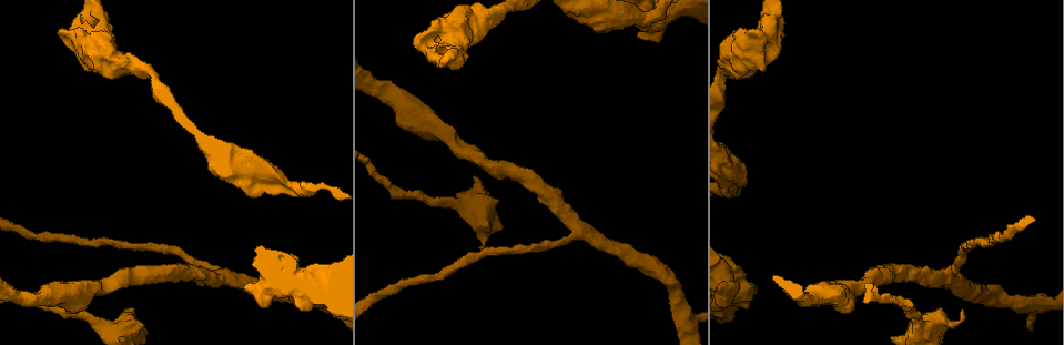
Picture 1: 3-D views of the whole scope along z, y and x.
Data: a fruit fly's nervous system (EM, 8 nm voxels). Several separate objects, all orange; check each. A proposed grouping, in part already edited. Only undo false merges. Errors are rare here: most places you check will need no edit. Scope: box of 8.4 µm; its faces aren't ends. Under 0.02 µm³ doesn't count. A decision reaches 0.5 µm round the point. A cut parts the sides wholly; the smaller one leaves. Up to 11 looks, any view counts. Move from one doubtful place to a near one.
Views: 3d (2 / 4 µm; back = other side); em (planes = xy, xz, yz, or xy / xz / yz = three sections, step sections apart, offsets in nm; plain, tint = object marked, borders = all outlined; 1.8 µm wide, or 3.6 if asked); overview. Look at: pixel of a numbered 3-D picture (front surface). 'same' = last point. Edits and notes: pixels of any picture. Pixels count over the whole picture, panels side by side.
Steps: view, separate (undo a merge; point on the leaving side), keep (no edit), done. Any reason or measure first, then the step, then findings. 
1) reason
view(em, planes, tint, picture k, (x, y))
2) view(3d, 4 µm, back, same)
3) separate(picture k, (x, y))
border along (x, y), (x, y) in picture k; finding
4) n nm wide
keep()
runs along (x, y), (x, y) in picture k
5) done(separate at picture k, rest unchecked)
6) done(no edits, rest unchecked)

calibre changes
view(3d, 4 µm, picture 1, (936, 321))

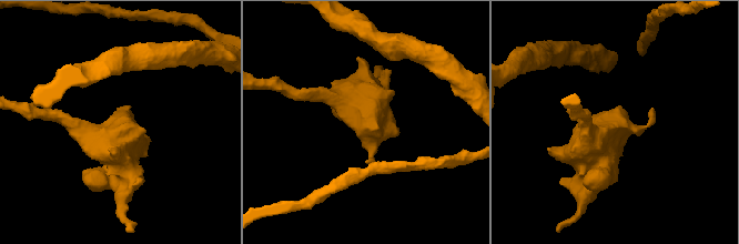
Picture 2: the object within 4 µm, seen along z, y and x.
shape alone is not enough
view(em, xz, step 4, tint, picture 2, (614, 127))

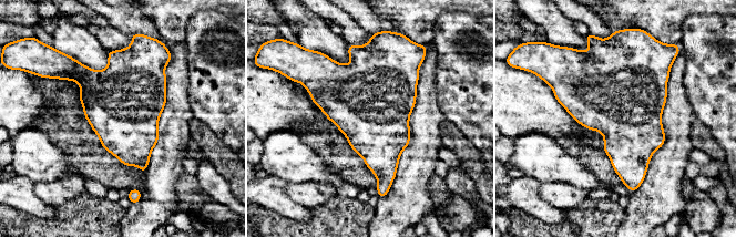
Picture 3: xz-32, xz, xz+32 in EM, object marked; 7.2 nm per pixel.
cut it another way
view(em, yz, step 8, borders, same)

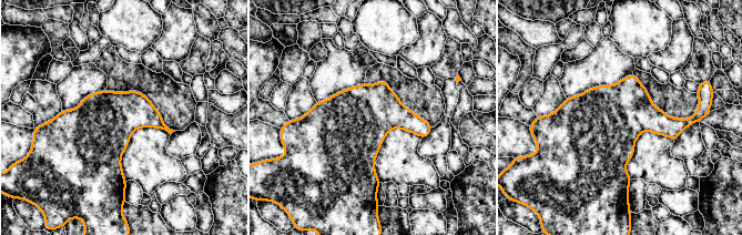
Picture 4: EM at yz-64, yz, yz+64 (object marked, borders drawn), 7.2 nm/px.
420 nm wide
keep()
one neuron here

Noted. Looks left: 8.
side arm on a straight run
view(em, xy, step 8, tint, picture 1, (222, 276))

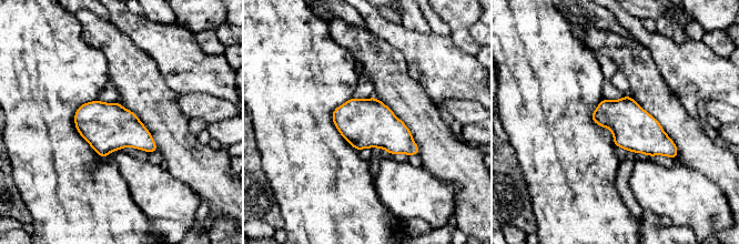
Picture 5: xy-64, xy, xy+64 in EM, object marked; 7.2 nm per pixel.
view(em, planes, tint, same)

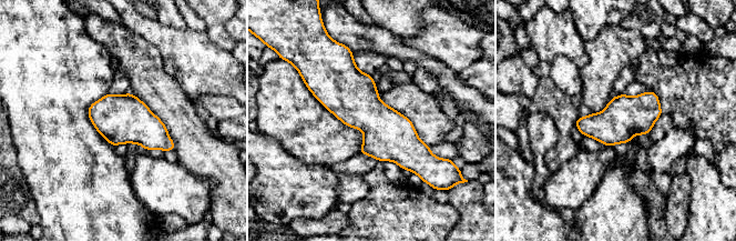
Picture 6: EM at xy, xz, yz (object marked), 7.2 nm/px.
keep()
continuous, no second neuron

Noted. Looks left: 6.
arms part here
view(em, 3.6 µm, planes, plain, picture 1, (617, 17))

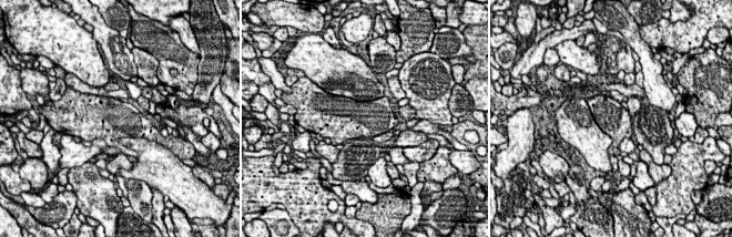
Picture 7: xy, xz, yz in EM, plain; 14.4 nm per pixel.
view(em, 3.6 µm, planes, borders, same)

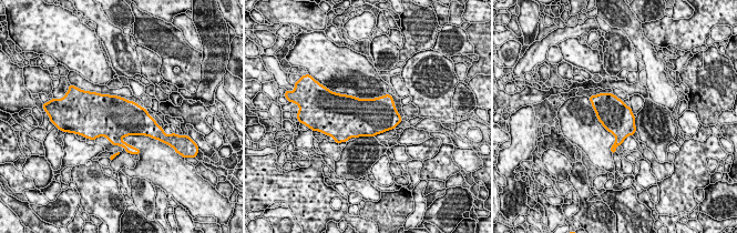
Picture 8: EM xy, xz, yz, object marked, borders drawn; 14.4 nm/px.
keep()
all the same neuron

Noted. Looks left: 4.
view(3d, 4 µm, picture 1, (652, 25))

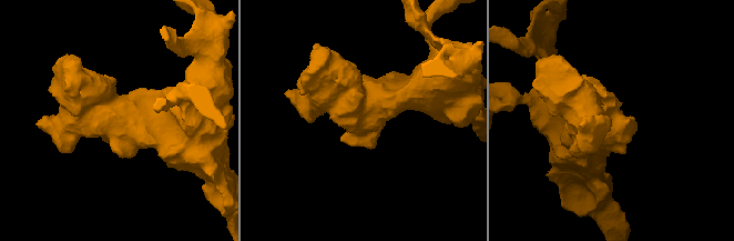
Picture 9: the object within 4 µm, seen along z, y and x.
view(em, 3.6 µm, planes, tint, picture 9, (612, 121))

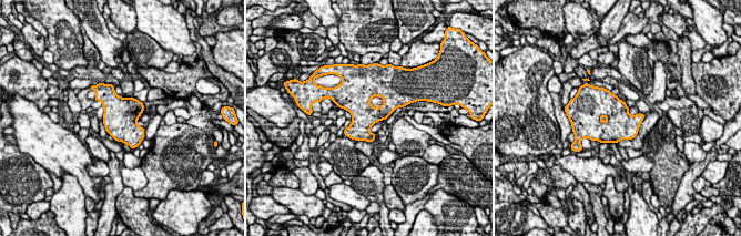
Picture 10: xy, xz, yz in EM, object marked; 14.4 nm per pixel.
360 nm wide
keep()
one neuron here

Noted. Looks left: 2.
done(no edits, rest unchecked)

